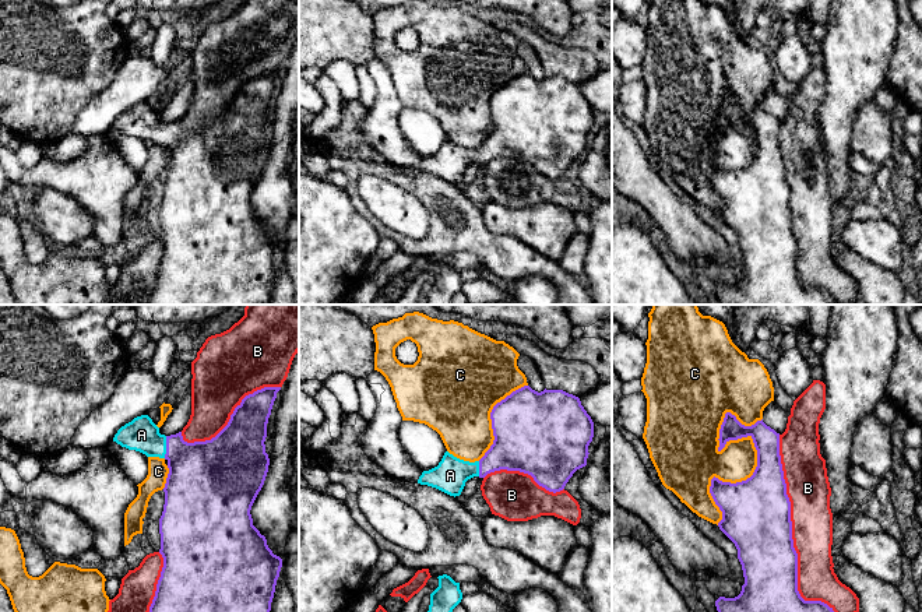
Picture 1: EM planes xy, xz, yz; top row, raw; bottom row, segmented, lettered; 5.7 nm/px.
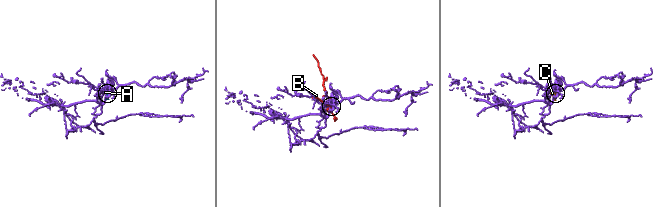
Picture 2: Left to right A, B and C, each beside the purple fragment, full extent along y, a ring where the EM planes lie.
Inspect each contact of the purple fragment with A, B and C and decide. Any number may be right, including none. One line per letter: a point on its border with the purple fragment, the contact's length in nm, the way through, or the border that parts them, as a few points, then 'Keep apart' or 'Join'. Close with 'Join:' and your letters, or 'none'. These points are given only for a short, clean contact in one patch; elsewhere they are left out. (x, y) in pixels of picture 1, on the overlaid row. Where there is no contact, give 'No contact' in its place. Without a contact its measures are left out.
A: Touches purple at xy (166, 447). Shared border 130 nm. Join
B: Touches purple at yz (791, 533). Shared border 1050 nm. Keep apart
C: Touches purple at yz (755, 446). Shared border 650 nm. Keep apart
Join: A

